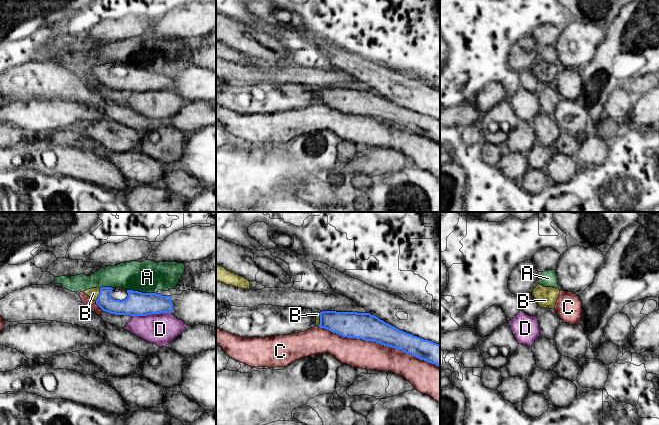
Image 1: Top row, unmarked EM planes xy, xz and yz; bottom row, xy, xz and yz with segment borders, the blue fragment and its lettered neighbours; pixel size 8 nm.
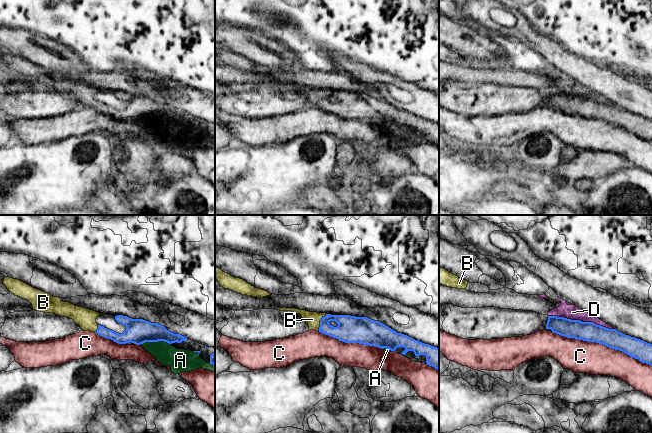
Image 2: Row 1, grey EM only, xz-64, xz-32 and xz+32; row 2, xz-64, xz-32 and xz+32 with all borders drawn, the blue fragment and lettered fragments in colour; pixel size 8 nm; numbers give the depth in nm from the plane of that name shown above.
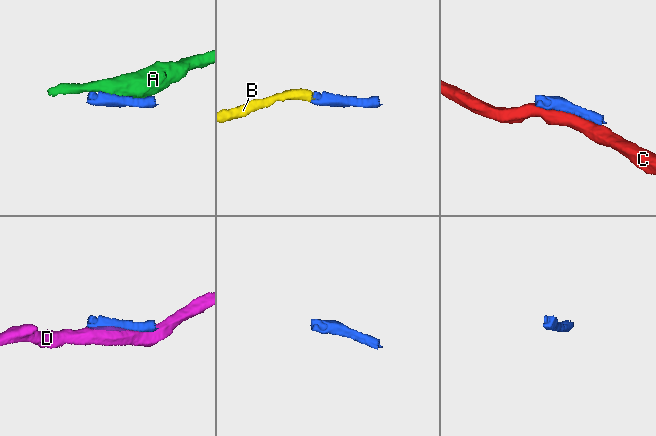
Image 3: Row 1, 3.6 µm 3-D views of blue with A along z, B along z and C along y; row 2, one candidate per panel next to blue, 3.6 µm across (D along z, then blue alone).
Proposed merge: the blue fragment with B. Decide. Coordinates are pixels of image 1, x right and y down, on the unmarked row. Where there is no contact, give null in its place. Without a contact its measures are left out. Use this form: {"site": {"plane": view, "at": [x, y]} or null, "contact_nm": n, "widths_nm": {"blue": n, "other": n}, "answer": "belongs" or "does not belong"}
{"site": {"plane": "xy", "at": [99, 70]}, "contact_nm": 110, "widths_nm": {"blue": 130, "other": 90}, "answer": "belongs"}

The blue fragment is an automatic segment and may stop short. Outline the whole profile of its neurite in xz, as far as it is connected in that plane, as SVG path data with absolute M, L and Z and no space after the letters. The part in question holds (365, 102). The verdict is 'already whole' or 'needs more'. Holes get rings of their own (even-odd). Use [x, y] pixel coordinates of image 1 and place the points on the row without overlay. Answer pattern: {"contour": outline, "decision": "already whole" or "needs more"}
{"contour": "M322 87L316 89L316 102L327 105L342 113L373 117L384 122L402 126L420 136L440 143L440 120L406 109L380 96L370 89Z", "decision": "needs more"}

